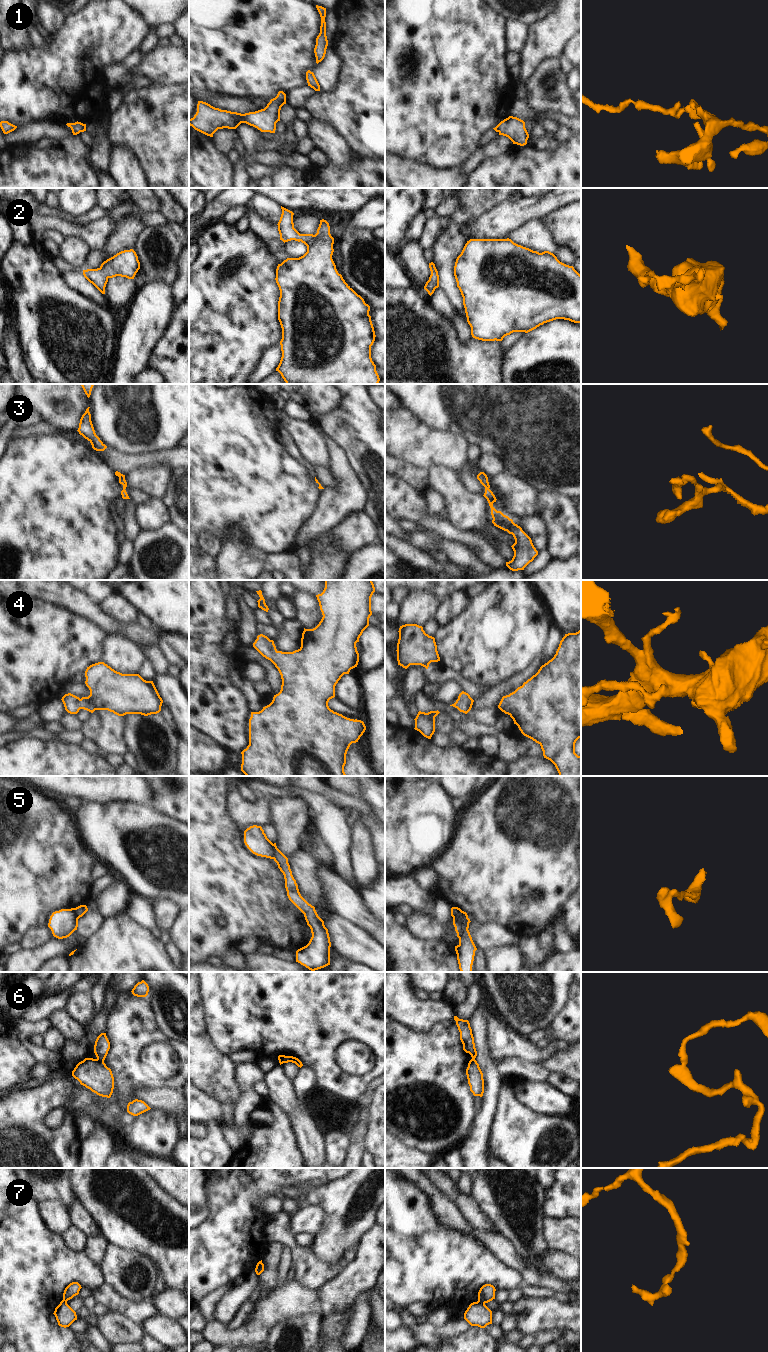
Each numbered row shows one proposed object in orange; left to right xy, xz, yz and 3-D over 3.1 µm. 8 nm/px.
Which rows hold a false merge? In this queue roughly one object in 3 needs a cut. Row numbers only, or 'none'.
5, 6, 7

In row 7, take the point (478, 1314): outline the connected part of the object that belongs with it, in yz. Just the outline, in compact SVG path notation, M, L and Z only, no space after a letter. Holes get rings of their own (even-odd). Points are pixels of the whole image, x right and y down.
M473 1302L465 1311L464 1319L471 1326L485 1328L487 1325L492 1324L492 1311L483 1302Z

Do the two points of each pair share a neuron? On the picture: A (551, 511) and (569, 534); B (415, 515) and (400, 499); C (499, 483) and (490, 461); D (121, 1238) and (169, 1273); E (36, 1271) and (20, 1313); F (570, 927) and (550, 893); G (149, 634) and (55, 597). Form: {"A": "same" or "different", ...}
{"A": "same", "B": "same", "C": "different", "D": "same", "E": "same", "F": "different", "G": "same"}

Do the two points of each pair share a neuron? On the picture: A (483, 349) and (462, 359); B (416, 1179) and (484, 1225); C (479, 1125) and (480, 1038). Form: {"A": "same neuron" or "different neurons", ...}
{"A": "same neuron", "B": "different neurons", "C": "same neuron"}

